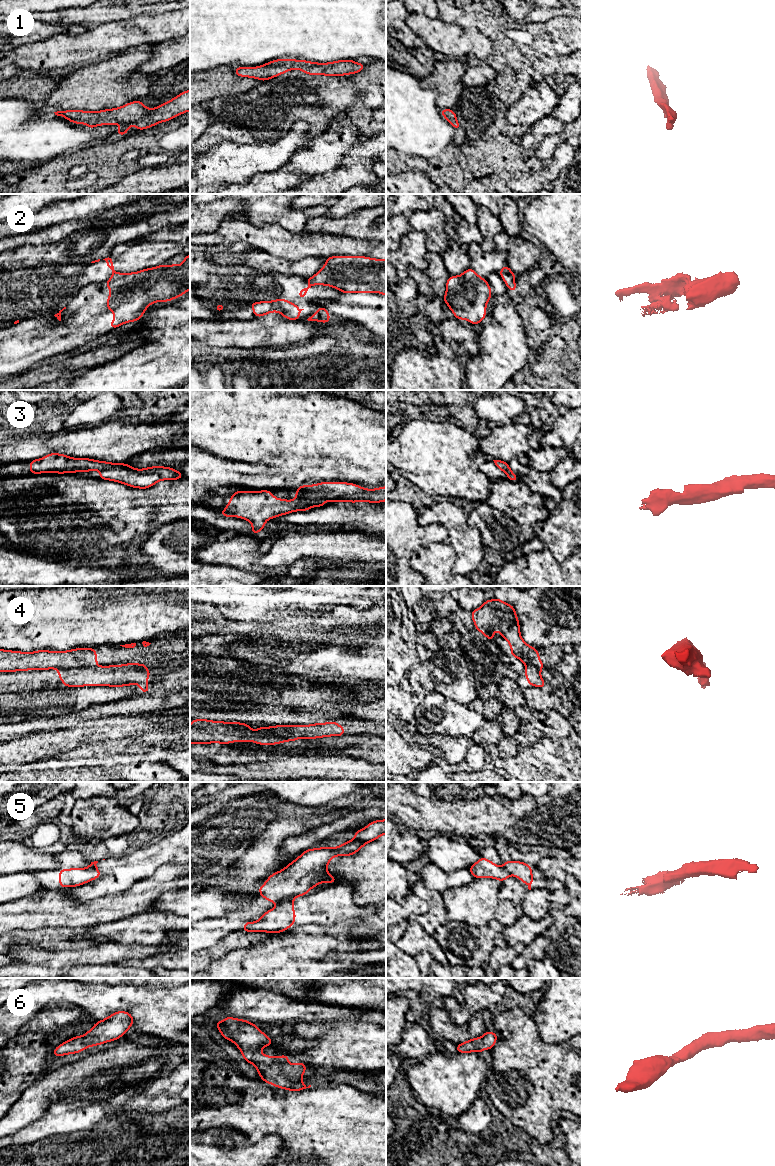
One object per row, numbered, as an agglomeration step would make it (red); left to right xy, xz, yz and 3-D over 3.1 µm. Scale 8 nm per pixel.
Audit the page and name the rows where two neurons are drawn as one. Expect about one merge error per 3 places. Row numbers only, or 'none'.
2, 4, 5

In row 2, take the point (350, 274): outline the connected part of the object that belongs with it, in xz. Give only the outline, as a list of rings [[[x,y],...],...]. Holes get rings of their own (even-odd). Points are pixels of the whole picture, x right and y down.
[[[331,256],[307,281],[347,293],[377,292],[386,295],[386,259],[365,256]]]

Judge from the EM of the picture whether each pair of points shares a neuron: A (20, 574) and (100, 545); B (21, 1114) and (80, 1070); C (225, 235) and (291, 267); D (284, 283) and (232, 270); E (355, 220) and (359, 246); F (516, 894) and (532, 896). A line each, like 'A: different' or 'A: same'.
A: different
B: same
C: different
D: different
E: different
F: different

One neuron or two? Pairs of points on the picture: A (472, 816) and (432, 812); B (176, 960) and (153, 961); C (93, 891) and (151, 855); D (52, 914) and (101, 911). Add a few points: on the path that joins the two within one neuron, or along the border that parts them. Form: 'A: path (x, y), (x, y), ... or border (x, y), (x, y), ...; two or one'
A: path (462, 816), (442, 815); one
B: path (170, 960), (159, 960); one
C: path (107, 883), (116, 882), (131, 867), (137, 864); one
D: path (64, 913), (89, 913); one

